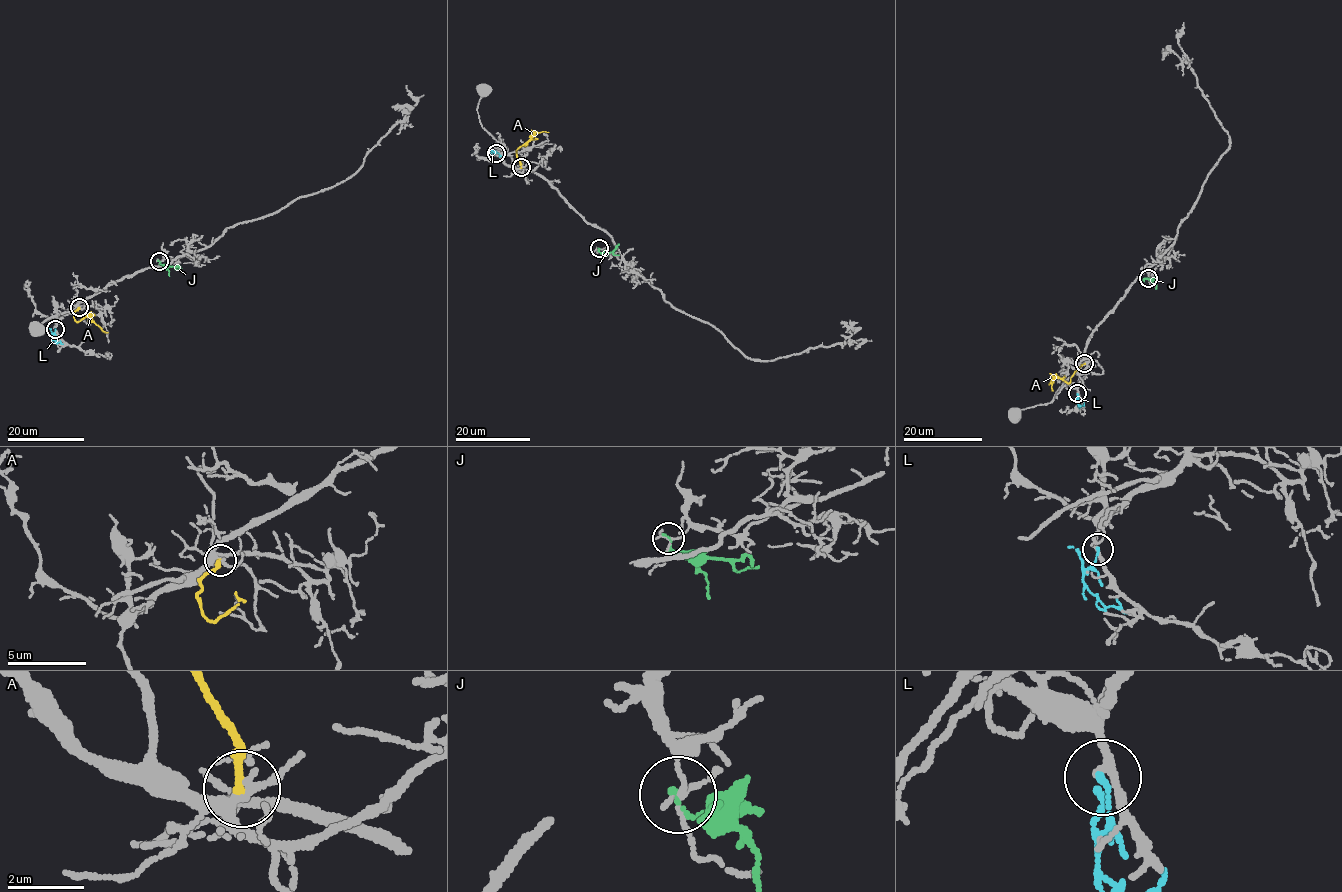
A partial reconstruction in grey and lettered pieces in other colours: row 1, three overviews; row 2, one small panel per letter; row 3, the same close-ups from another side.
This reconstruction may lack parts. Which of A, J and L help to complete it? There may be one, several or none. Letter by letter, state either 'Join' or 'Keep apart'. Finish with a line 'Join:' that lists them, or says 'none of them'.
A: Join
J: Keep apart
L: Keep apart
Join: A

